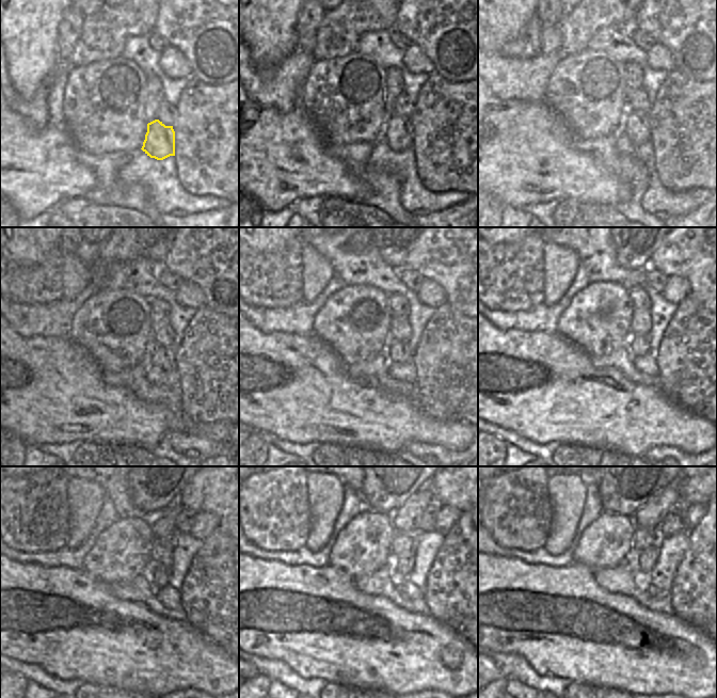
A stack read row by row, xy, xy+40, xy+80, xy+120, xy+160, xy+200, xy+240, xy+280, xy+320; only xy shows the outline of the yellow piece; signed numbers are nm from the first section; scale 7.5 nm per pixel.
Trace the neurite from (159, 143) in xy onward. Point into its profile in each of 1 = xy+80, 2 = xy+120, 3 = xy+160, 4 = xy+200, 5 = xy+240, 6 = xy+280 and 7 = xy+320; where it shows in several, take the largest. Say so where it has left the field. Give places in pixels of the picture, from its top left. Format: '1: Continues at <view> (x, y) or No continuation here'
1: Continues at xy+80 (638, 127)
2: Continues at xy+120 (162, 357)
3: Continues at xy+160 (399, 351)
4: Continues at xy+200 (638, 346)
5: Continues at xy+240 (160, 574)
6: Continues at xy+280 (398, 574)
7: Continues at xy+320 (647, 559)

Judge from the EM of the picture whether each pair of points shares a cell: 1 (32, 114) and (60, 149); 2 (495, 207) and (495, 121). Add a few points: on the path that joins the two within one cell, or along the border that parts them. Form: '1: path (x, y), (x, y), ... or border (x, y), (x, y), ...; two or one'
1: border (20, 115), (33, 129), (41, 129), (48, 124); two
2: border (489, 192), (503, 204), (502, 216); two

